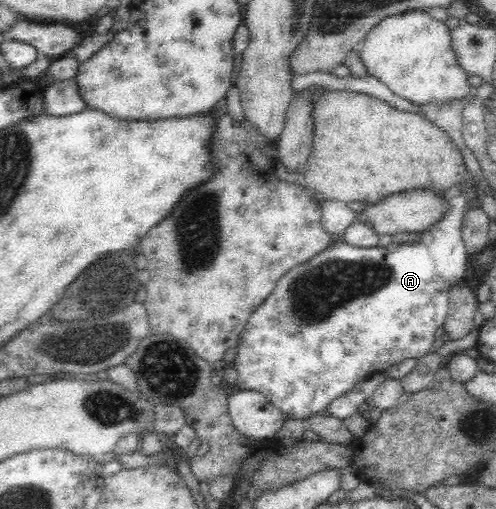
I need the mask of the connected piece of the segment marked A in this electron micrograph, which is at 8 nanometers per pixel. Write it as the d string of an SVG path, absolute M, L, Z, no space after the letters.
M466 178L462 192L451 191L449 196L449 202L451 203L444 220L438 226L434 226L432 230L422 232L421 239L417 241L400 244L392 242L388 246L376 245L373 247L356 246L348 244L346 241L334 241L326 250L316 254L314 258L292 267L292 270L289 270L282 278L279 278L274 287L274 292L268 296L268 300L262 306L256 308L256 312L250 316L248 324L240 333L237 344L238 356L236 356L234 364L231 365L231 368L236 373L234 388L260 392L274 406L277 406L288 419L294 418L307 421L312 415L325 413L332 401L352 390L356 383L372 376L374 372L384 372L384 370L401 363L405 359L420 359L431 353L434 334L436 334L438 328L443 326L448 314L448 291L464 276L464 270L466 270L468 253L460 232L464 212L470 208L470 198L476 197L476 189L474 189L472 181Z

